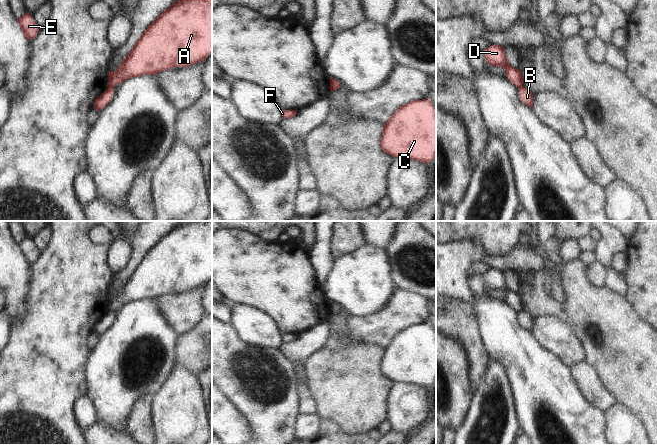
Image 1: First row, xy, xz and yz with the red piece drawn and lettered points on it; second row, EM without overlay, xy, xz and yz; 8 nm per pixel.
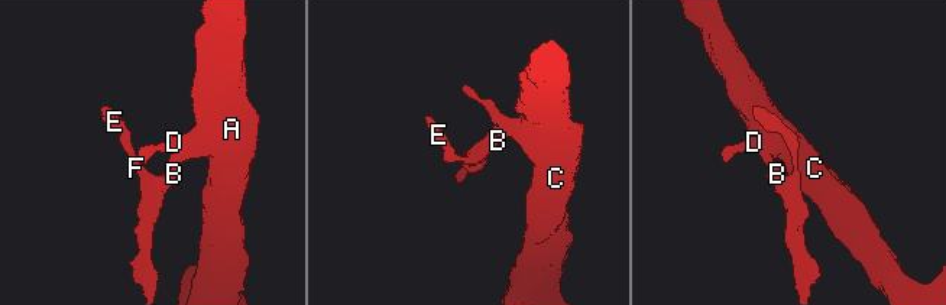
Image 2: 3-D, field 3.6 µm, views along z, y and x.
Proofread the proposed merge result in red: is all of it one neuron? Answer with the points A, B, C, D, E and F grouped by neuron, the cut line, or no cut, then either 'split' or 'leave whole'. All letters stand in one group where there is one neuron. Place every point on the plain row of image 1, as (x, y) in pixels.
A C D / B E F | xy (108, 311), (113, 312) | split

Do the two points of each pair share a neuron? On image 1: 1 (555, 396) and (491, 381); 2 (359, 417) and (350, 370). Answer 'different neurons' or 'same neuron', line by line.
1: different neurons
2: same neuron

